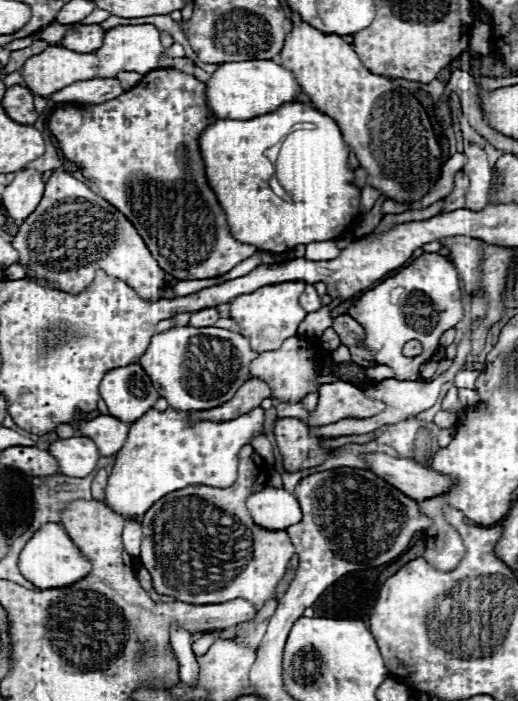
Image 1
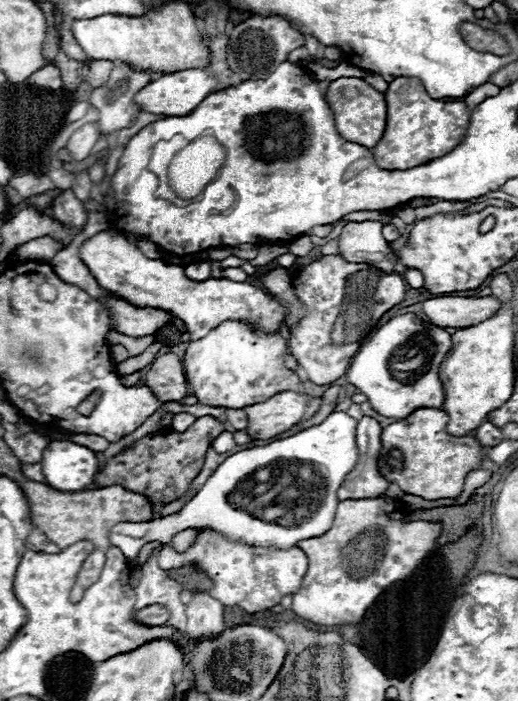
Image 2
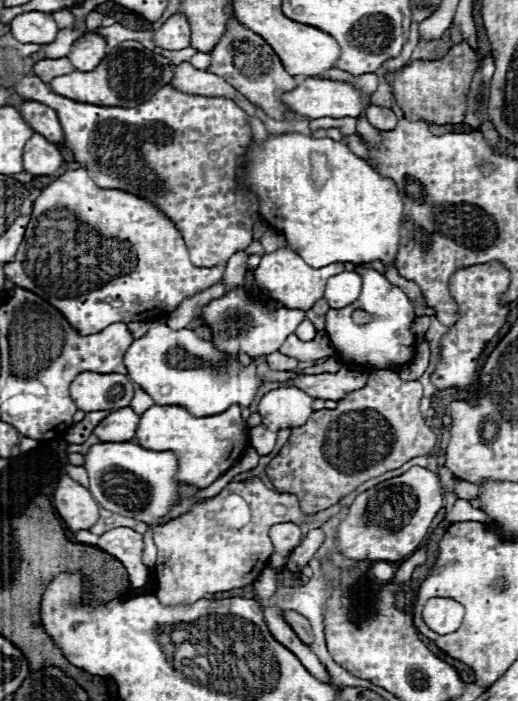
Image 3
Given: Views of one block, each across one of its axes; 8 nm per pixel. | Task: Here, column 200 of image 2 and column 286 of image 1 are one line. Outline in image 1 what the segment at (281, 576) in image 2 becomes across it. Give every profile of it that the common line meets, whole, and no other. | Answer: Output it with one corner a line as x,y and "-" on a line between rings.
250,444
242,446
240,462
238,462
238,480
230,488
212,488
212,486
186,486
182,490
170,492
160,498
142,520
142,554
140,560
144,568
152,574
154,588
158,594
174,596
180,602
188,604
222,604
228,600
244,598
254,604
254,608
262,608
268,600
276,596
276,586
282,580
290,558
294,556
294,546
284,530
272,532
260,528
252,522
246,510
248,494
264,488
268,482
268,466
254,452

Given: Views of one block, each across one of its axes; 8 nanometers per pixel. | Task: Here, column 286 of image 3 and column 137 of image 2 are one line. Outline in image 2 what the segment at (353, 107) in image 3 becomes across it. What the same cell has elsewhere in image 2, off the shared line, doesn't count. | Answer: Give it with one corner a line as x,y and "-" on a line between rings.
188,68
182,72
164,74
152,82
148,82
136,96
134,102
140,106
140,110
150,114
166,114
166,116
186,116
192,112
216,86
216,80
210,76
208,70
200,68

